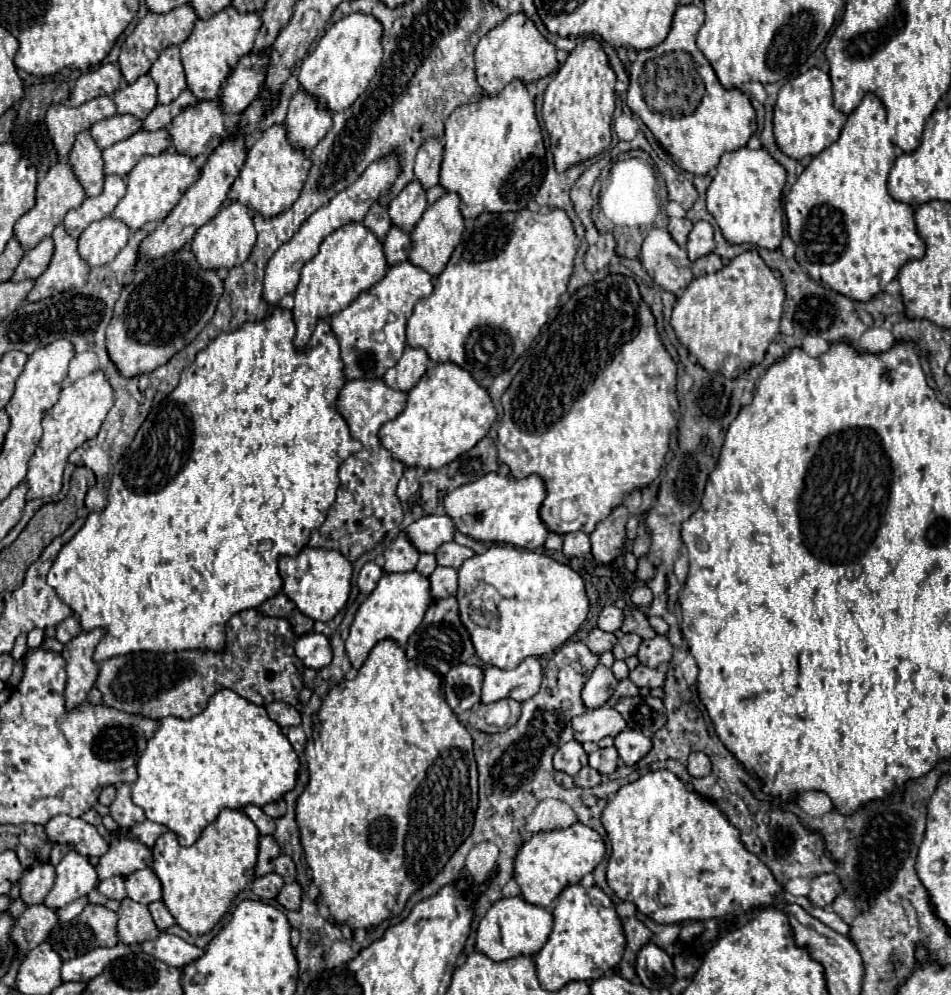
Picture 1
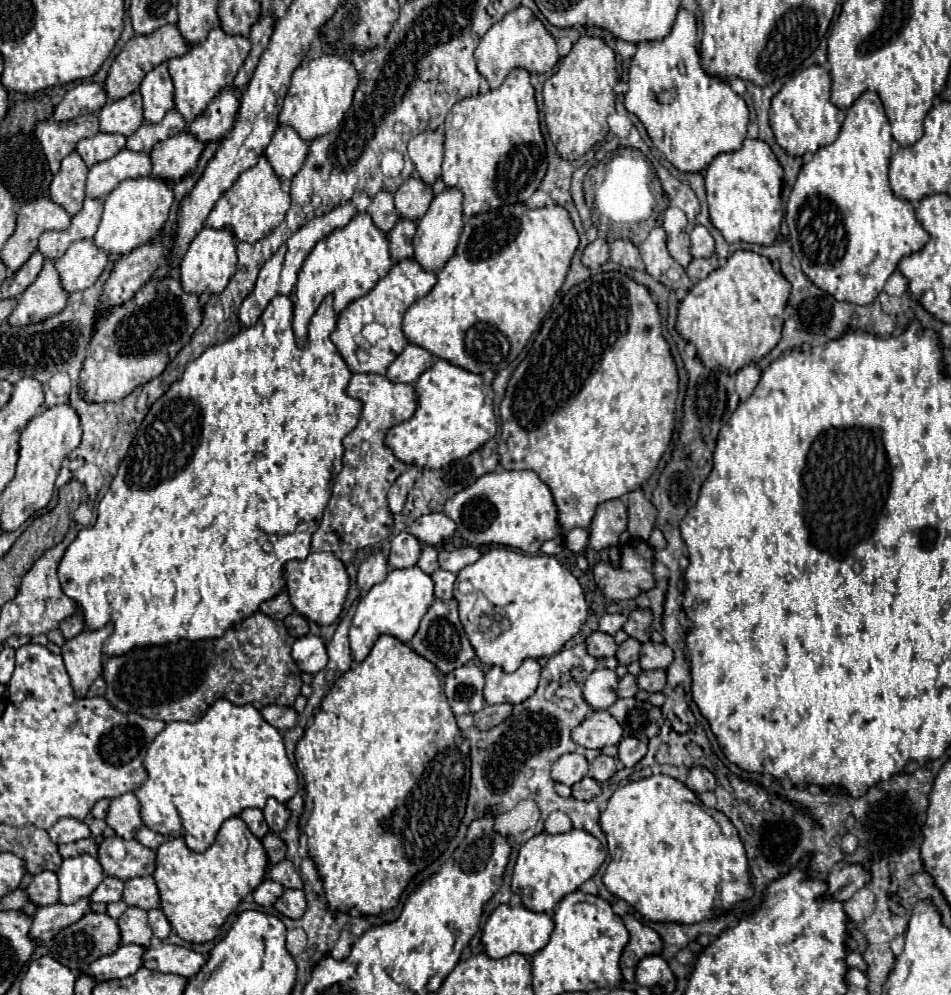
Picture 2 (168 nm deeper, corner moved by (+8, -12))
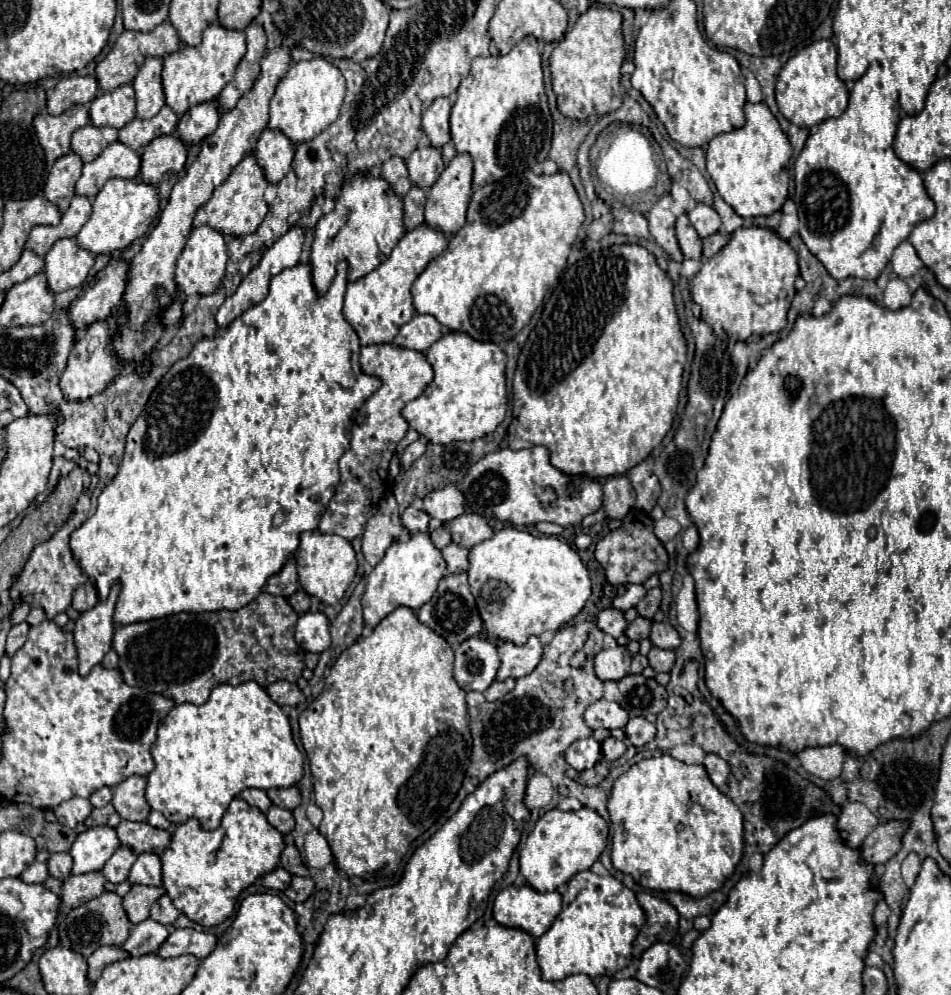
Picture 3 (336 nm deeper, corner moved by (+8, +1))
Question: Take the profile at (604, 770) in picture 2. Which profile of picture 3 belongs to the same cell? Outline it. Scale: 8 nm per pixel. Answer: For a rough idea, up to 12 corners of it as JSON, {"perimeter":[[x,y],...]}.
{"perimeter":[[608,736],[602,742],[602,752],[608,762],[626,752],[626,744]]}

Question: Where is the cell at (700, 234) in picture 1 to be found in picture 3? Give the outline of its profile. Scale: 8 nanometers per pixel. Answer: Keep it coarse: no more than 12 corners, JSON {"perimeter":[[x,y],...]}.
{"perimeter":[[698,202],[690,212],[690,224],[706,238],[720,230],[718,212]]}

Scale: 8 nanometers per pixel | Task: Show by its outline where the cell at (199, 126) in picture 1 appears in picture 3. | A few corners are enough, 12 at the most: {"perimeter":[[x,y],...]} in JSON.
{"perimeter":[[158,136],[142,150],[140,180],[156,186],[184,168],[186,146]]}

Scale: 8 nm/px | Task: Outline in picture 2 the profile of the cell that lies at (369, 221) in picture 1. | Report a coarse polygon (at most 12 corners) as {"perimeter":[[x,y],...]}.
{"perimeter":[[380,191],[366,213],[382,233],[398,221],[394,197]]}

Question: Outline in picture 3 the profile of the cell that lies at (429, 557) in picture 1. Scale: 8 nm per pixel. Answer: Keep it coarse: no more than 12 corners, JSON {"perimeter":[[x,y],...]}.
{"perimeter":[[448,522],[430,532],[436,548],[448,546],[452,540]]}

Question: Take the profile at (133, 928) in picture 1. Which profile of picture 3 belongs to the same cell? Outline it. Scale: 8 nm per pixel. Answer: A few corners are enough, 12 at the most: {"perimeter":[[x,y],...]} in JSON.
{"perimeter":[[134,884],[124,896],[132,924],[150,916],[164,888]]}

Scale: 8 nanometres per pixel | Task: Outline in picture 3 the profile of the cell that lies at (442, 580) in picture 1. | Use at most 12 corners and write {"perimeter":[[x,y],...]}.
{"perimeter":[[450,542],[442,550],[448,572],[468,570],[468,548]]}

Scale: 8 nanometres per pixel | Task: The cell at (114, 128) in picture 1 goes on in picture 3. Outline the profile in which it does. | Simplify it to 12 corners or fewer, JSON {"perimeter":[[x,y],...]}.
{"perimeter":[[92,124],[72,134],[72,150],[92,162],[118,140],[116,128]]}

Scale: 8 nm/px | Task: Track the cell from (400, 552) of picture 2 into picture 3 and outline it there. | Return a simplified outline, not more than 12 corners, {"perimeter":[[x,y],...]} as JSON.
{"perimeter":[[408,506],[402,524],[408,532],[426,532],[430,516]]}

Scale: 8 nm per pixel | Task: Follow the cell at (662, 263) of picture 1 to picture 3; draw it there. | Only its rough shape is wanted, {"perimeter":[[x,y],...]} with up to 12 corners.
{"perimeter":[[672,194],[648,214],[650,234],[676,260],[682,252],[674,234]]}

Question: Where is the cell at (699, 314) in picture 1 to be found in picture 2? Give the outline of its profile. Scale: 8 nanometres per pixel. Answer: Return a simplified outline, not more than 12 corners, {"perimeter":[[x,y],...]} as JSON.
{"perimeter":[[736,251],[676,331],[732,375],[780,341],[790,283]]}

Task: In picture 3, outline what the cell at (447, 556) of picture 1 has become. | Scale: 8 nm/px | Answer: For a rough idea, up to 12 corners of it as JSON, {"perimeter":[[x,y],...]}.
{"perimeter":[[474,512],[450,522],[452,540],[472,548],[494,534]]}

